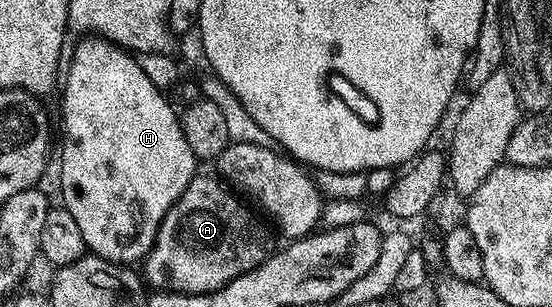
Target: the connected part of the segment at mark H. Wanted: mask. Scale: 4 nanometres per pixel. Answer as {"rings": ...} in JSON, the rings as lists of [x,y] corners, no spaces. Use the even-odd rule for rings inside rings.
{"rings":[[[87,35],[82,38],[83,41],[71,53],[71,66],[66,66],[65,77],[67,73],[67,86],[63,89],[63,133],[65,139],[59,157],[59,189],[61,191],[61,205],[66,208],[77,223],[78,230],[81,233],[81,239],[84,240],[86,248],[94,255],[106,261],[113,262],[115,265],[134,266],[142,262],[147,256],[148,251],[153,247],[157,231],[173,203],[189,187],[189,183],[197,175],[197,158],[193,151],[189,151],[189,143],[185,143],[183,127],[180,114],[175,113],[175,109],[162,97],[164,95],[161,89],[154,85],[145,75],[145,71],[139,66],[138,60],[128,50],[121,49],[114,45],[112,41],[106,41],[104,37],[98,35]]]}

